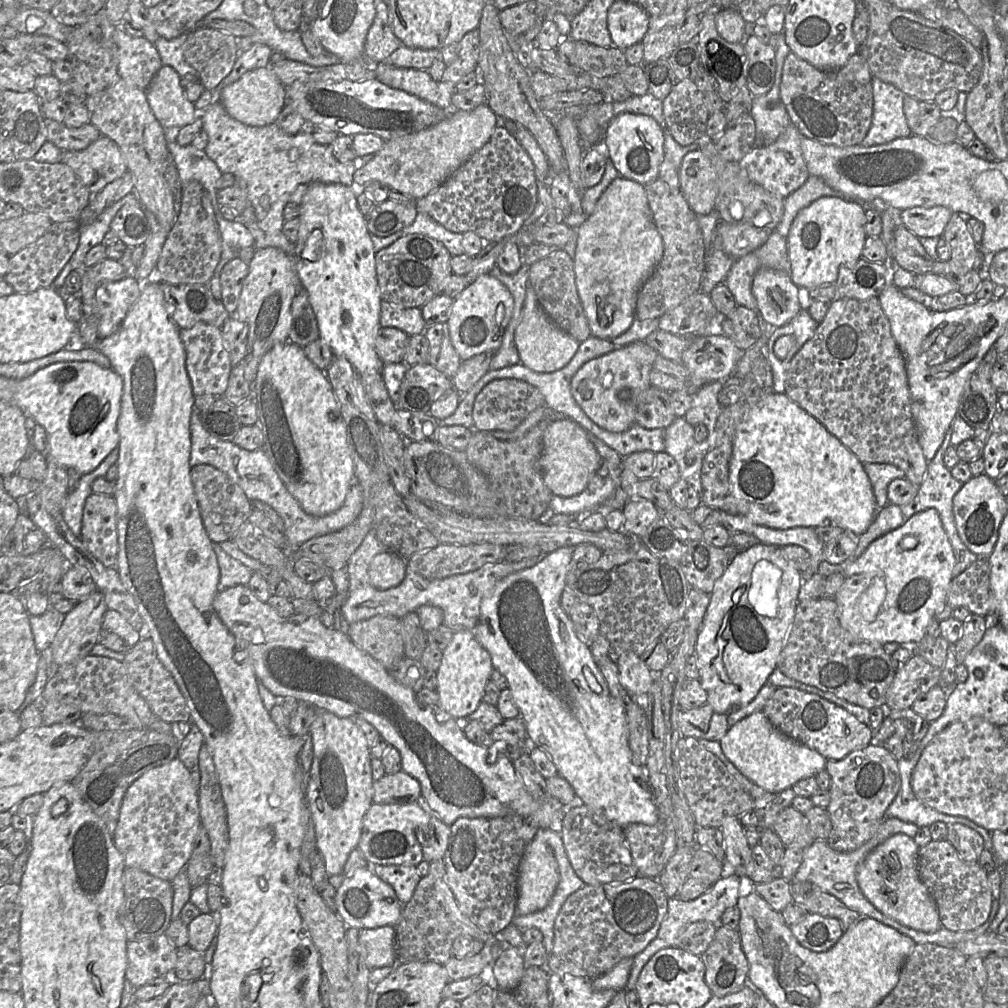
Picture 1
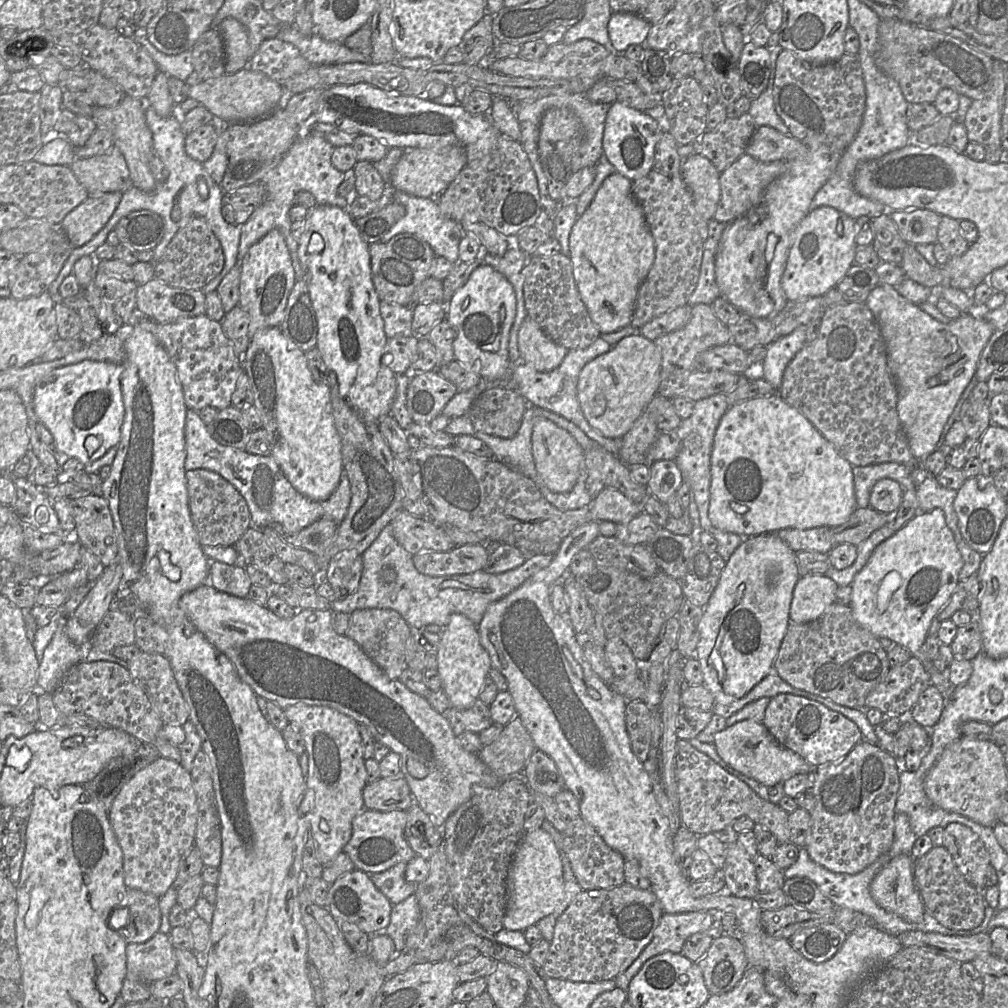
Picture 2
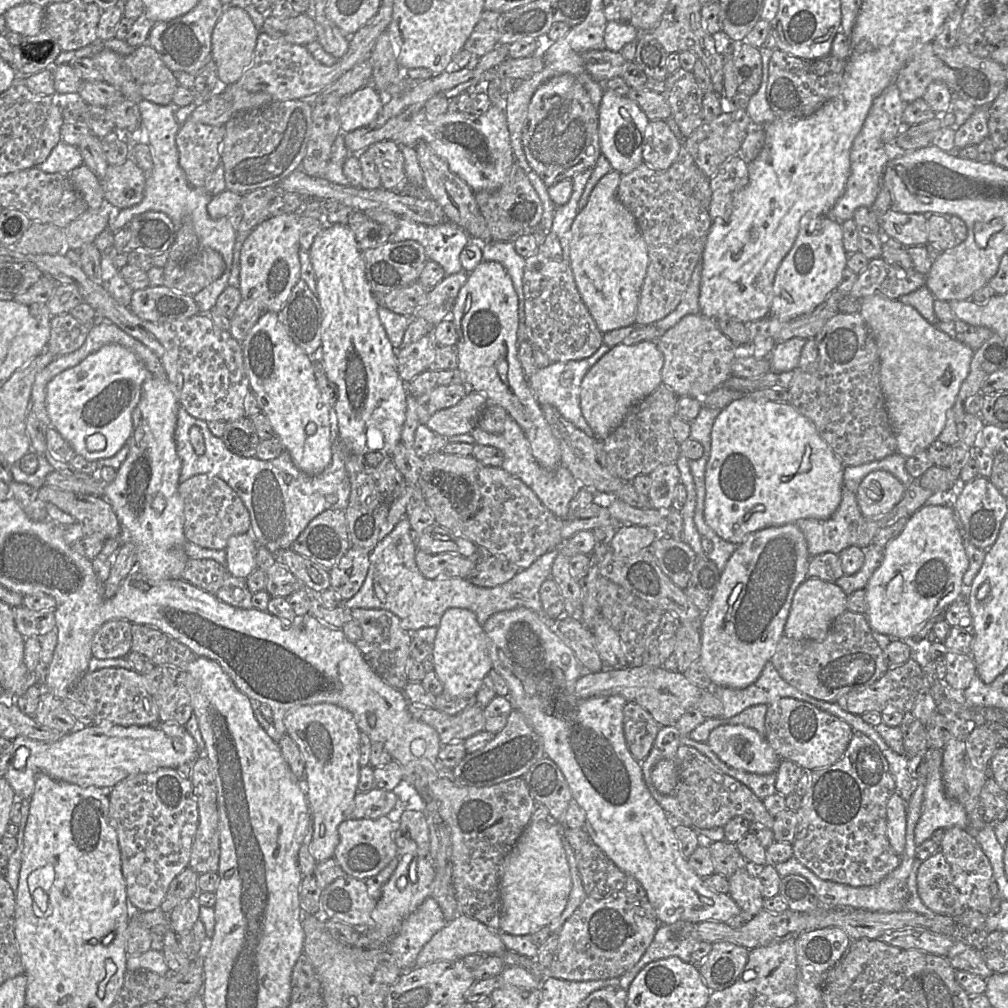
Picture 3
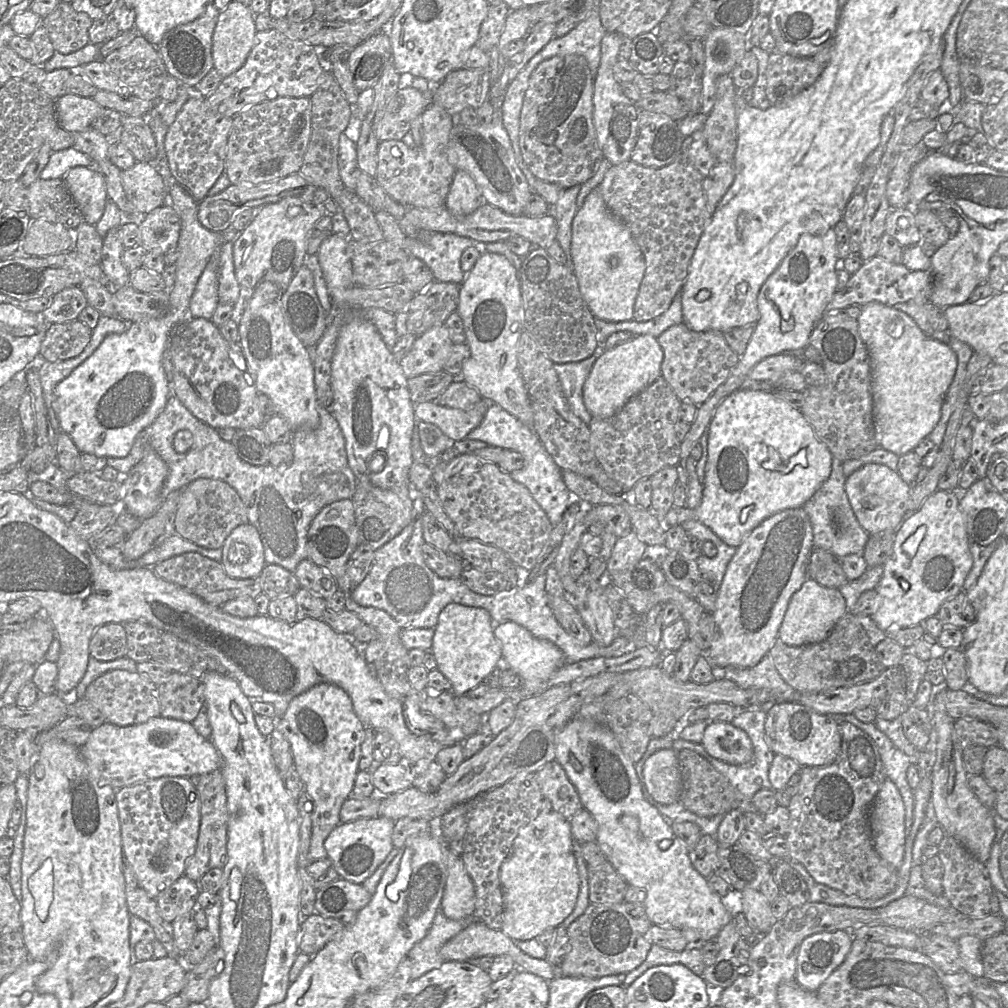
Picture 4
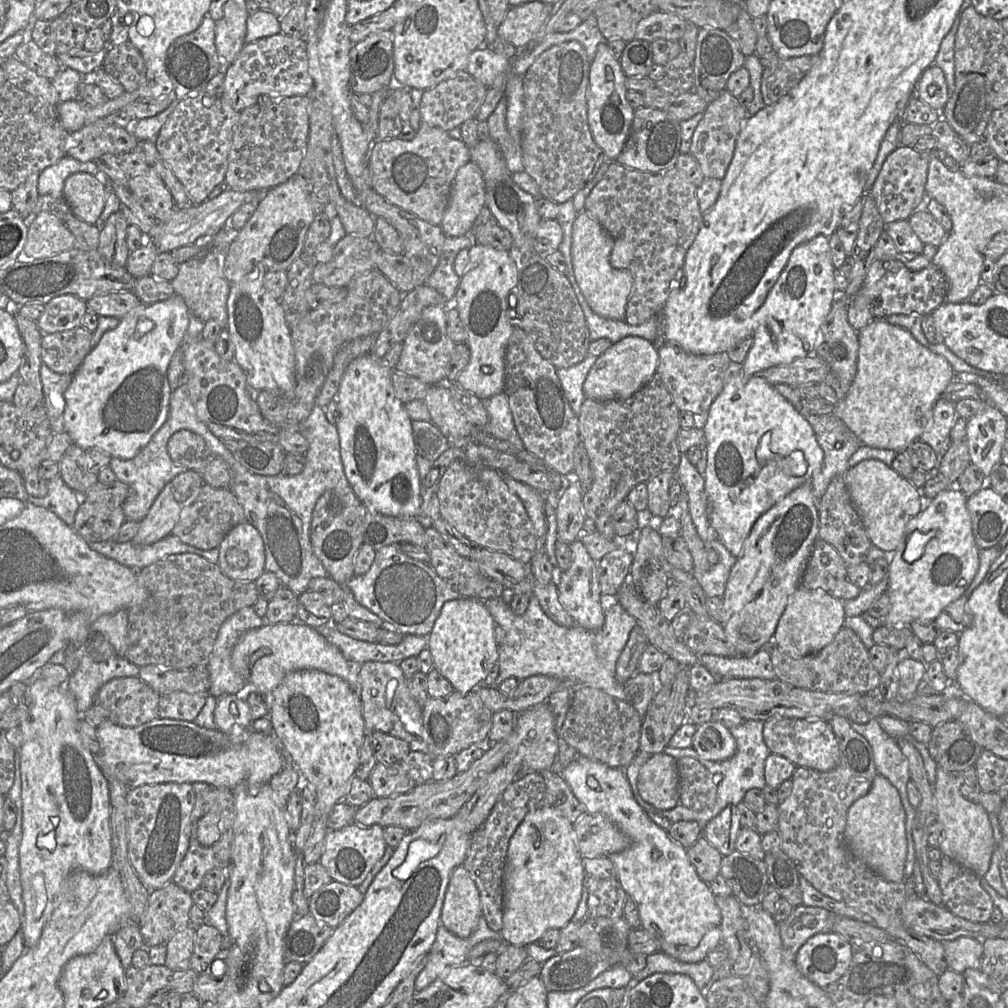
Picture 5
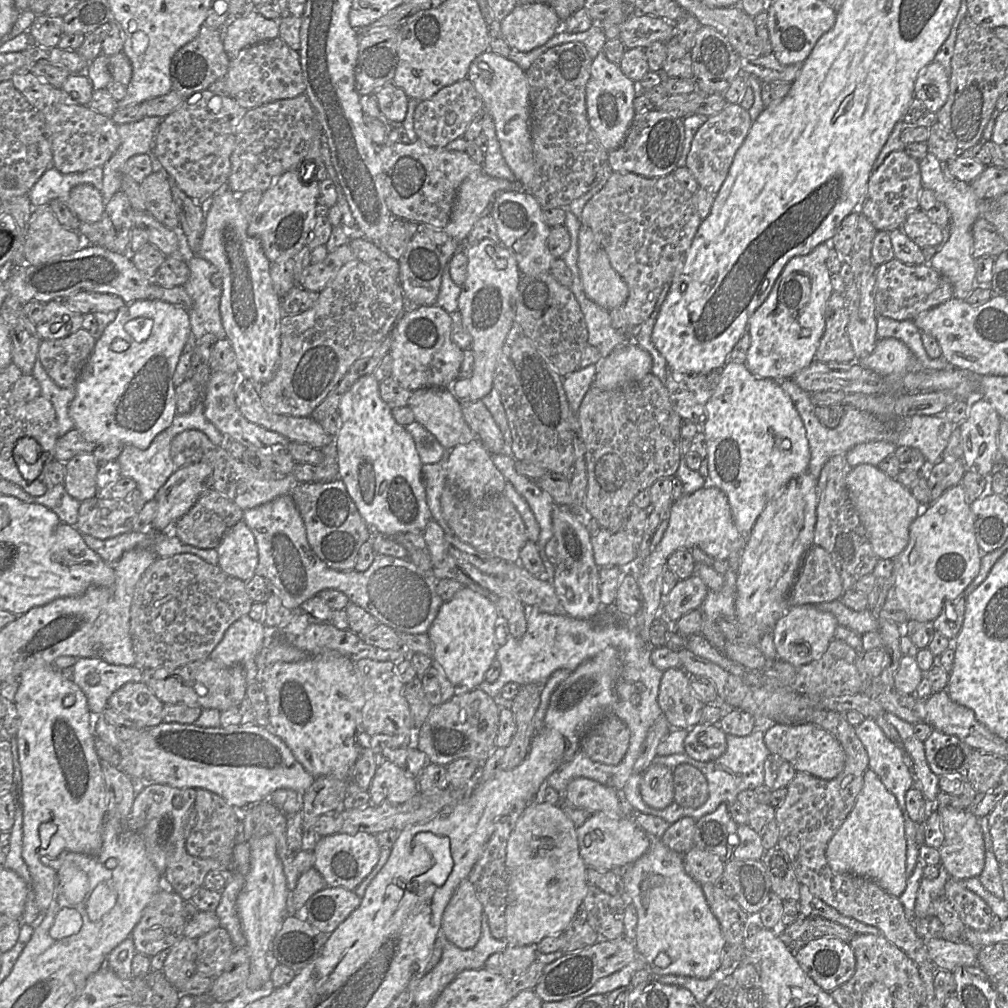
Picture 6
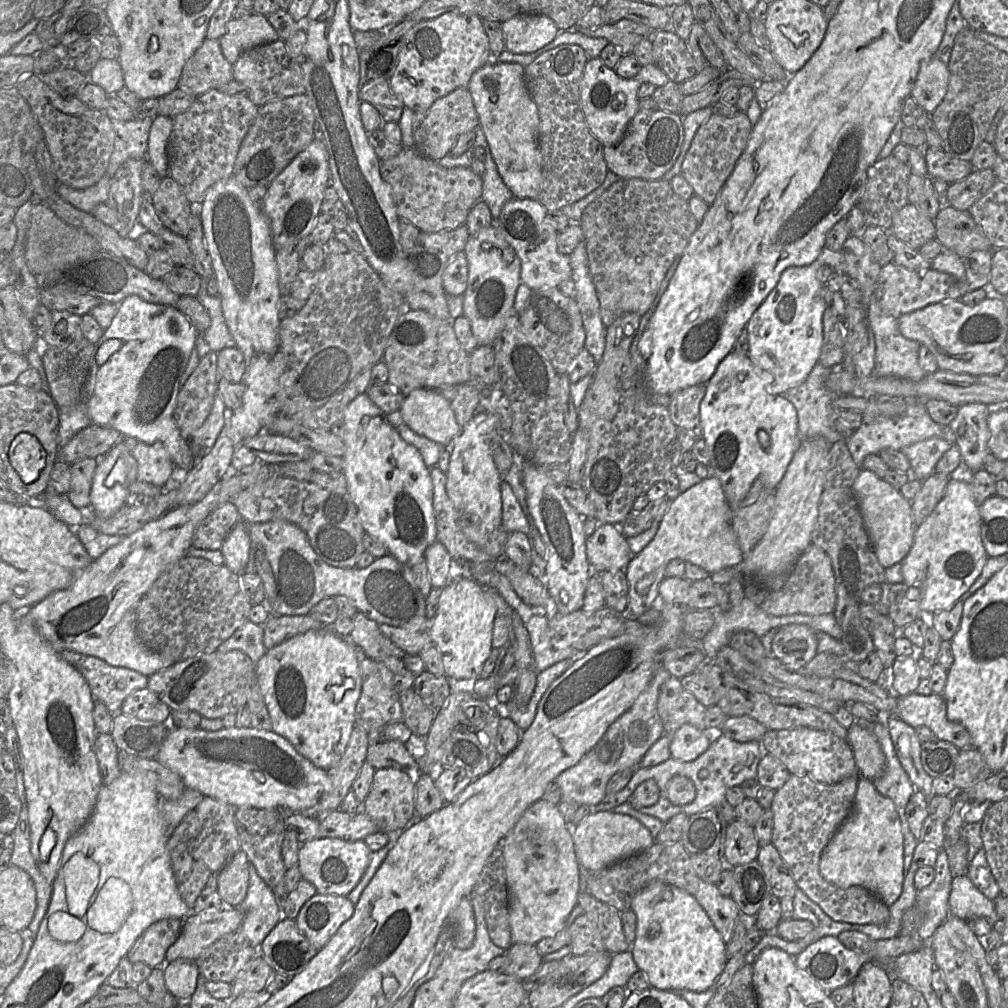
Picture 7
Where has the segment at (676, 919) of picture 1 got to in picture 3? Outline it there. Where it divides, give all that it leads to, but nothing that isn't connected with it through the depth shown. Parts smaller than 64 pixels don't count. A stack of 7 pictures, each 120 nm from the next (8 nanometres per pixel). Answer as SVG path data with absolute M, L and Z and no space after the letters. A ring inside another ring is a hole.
M679 921L674 924L660 924L652 943L641 959L620 977L620 986L627 991L637 974L649 963L676 956L686 963L696 945L701 942L693 937L695 923Z

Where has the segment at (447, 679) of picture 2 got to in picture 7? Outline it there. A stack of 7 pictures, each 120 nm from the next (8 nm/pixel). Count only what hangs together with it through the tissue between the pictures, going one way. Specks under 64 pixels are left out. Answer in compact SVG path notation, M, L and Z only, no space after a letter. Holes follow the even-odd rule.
M457 578L441 592L436 616L431 623L430 637L442 655L448 679L478 679L492 647L497 607L484 587L473 578Z

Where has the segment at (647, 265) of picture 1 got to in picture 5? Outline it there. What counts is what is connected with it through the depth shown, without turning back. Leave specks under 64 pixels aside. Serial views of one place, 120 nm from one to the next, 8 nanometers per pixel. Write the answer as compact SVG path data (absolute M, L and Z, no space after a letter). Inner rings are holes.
M585 211L577 213L573 224L571 249L576 281L595 313L609 319L625 320L634 279L629 270L617 269L611 265L610 254L613 246L613 238L596 220Z

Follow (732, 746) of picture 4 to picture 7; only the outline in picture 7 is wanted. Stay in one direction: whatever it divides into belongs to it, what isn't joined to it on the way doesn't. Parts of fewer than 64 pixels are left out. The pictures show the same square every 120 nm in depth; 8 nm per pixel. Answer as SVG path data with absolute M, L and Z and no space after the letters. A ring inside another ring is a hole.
M690 724L682 725L671 736L671 758L683 762L696 760L708 749L712 741L707 730L698 730Z

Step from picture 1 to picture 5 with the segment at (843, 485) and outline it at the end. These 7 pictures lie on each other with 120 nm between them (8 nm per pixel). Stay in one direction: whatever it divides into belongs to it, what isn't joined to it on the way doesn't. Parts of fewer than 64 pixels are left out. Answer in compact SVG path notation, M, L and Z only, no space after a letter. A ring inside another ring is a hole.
M741 367L739 370L731 372L721 393L711 404L707 414L703 418L702 429L704 431L707 451L707 467L704 480L709 524L715 530L717 538L723 543L726 549L737 558L756 520L794 489L803 484L810 483L813 473L820 468L823 462L824 453L815 438L811 425L775 387L761 375L753 375L751 377L744 376L741 372Z

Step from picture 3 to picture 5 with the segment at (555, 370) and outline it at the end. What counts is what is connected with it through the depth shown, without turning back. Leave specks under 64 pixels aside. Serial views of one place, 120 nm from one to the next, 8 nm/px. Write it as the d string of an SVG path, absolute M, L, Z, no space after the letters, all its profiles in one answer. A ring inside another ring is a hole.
M587 355L583 361L574 366L557 369L565 395L577 416L579 416L582 404L586 399L583 390L584 382L597 359L596 356Z

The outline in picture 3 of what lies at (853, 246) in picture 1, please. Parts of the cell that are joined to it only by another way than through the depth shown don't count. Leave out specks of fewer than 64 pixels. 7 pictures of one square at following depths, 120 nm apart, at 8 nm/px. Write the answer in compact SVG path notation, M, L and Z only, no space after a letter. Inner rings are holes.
M806 213L801 218L795 241L775 274L770 315L780 320L790 320L813 311L837 289L847 266L849 254L843 246L842 222L823 216L820 233L811 234L808 225L813 216L813 213Z

